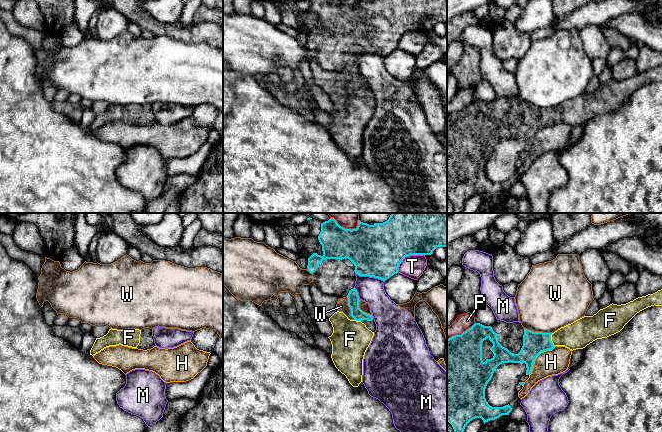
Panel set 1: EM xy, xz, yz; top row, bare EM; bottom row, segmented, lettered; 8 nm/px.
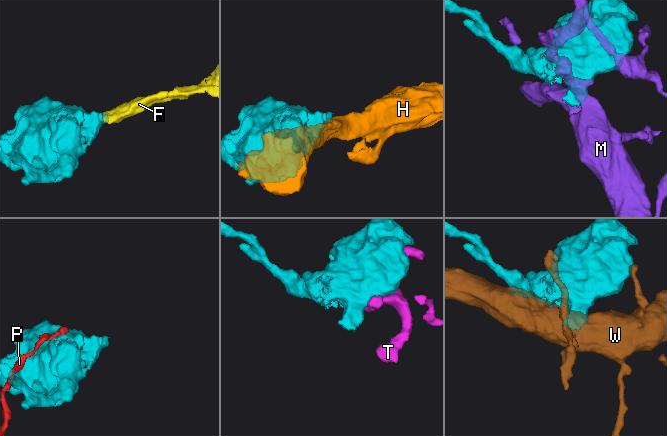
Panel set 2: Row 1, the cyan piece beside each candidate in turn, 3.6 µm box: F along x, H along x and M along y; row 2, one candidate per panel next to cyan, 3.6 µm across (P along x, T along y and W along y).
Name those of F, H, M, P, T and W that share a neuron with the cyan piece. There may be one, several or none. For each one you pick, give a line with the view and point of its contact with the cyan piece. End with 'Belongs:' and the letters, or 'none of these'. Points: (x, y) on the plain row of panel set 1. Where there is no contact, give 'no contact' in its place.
F: meets cyan in yz at (550, 115)
Belongs: F

